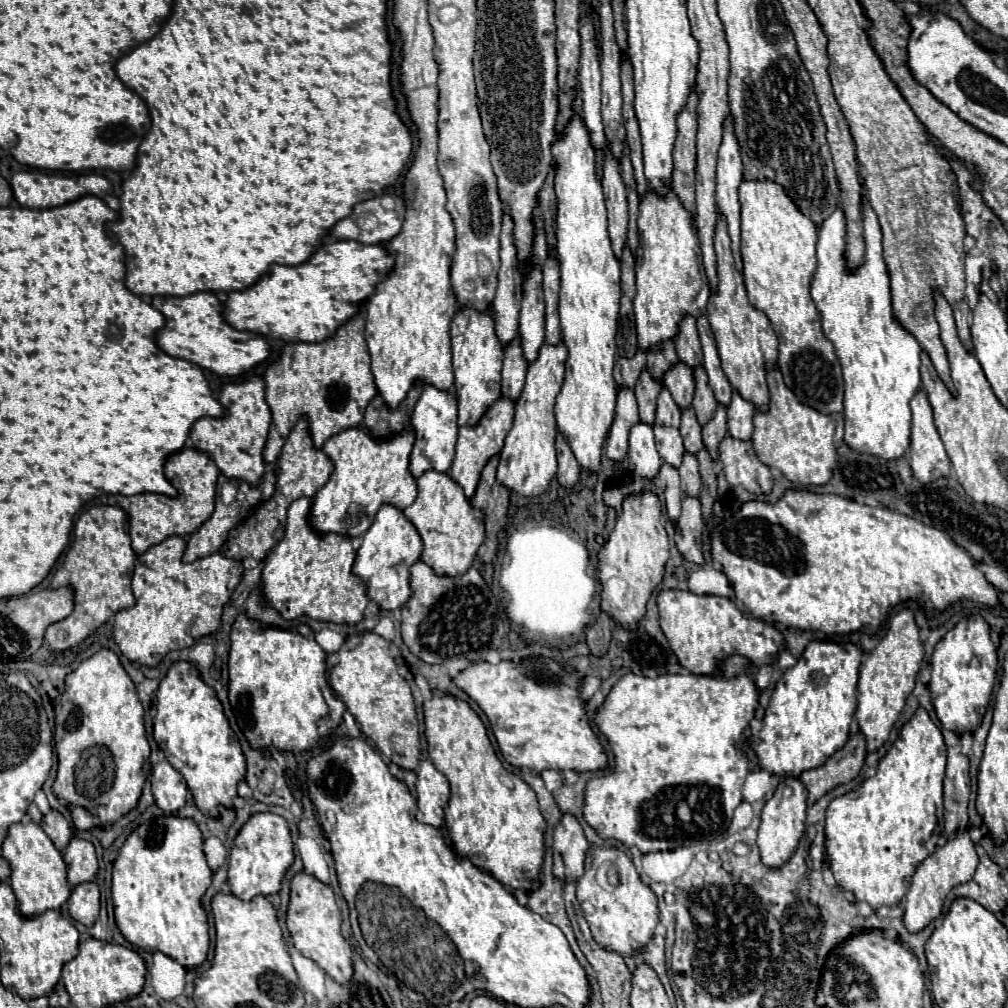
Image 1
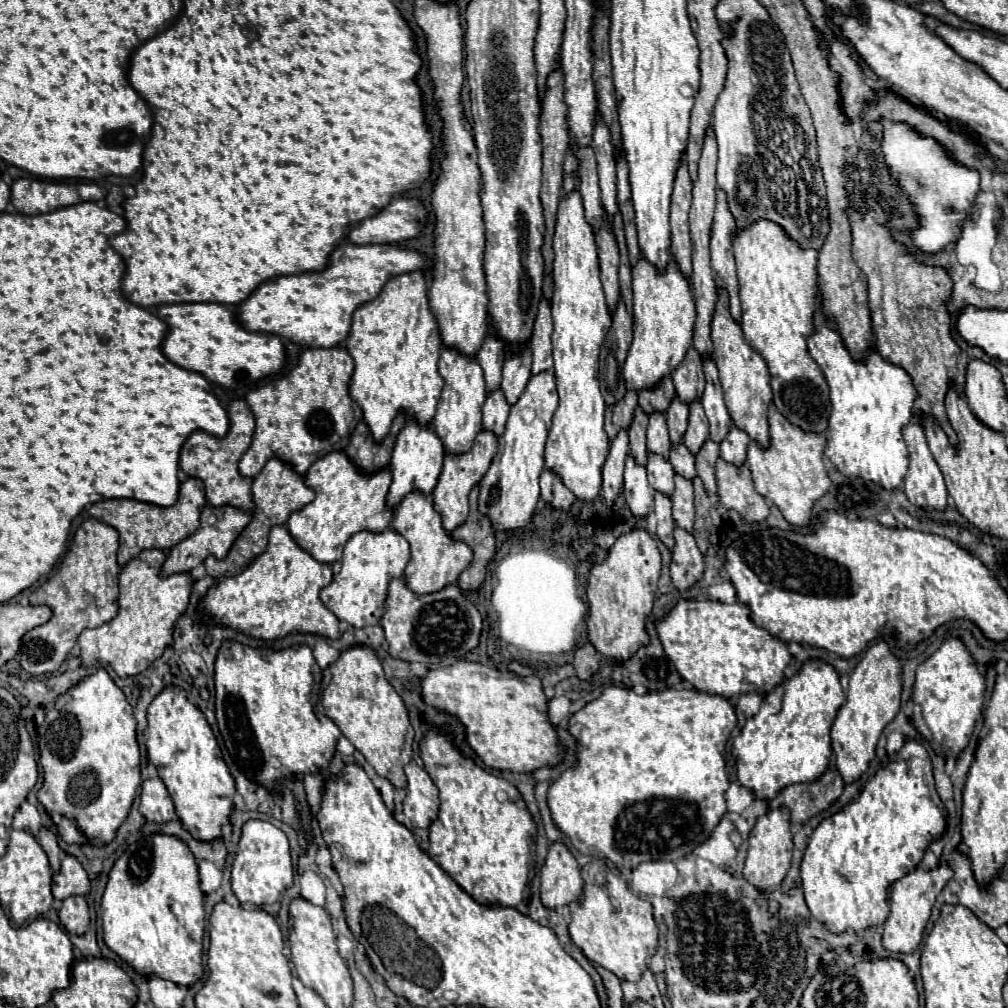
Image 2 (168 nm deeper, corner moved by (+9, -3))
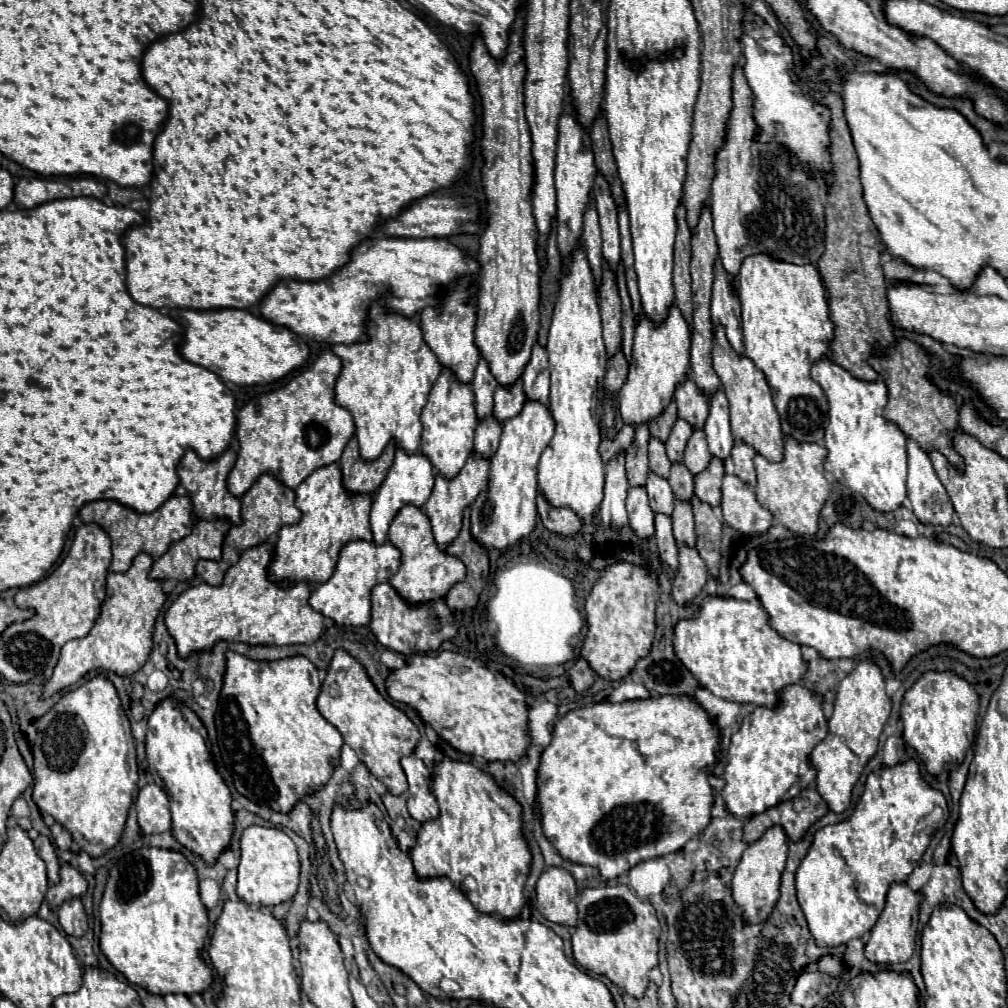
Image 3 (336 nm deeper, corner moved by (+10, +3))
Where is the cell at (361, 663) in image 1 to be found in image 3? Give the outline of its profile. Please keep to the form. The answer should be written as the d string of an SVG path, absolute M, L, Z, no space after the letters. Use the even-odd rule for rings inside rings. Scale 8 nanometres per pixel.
M336 650L326 680L317 698L320 714L340 730L344 742L358 754L366 768L386 784L392 794L404 794L408 784L400 766L402 756L410 756L420 738L414 722L394 704L390 704L370 682L366 668L346 650Z

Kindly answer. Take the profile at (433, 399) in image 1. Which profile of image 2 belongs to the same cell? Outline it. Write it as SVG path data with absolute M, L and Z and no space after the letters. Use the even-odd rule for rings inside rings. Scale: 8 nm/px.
M409 420L405 428L399 432L393 456L391 456L391 488L387 492L387 508L395 510L409 492L431 494L443 466L443 444L431 426L419 426L415 420Z

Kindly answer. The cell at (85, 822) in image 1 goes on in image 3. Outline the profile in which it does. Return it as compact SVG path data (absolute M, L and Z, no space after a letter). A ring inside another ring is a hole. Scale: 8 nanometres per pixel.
M56 822L50 830L52 830L54 842L56 842L56 846L58 846L60 850L70 850L70 848L72 848L72 842L74 842L74 840L72 840L72 834L70 834L62 824Z

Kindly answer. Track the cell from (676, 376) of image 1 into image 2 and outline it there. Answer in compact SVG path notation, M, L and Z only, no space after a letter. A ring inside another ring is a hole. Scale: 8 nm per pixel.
M675 398L665 414L667 418L667 428L669 428L669 438L671 438L671 444L681 444L683 442L683 434L685 434L685 428L687 428L687 420L689 420L689 408L679 400Z

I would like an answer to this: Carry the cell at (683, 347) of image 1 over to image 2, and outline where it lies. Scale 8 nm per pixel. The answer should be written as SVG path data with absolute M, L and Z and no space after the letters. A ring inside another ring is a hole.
M689 348L685 360L671 374L671 378L677 390L677 398L683 404L689 406L693 400L701 400L701 392L705 388L705 376L703 376L703 360L695 348Z

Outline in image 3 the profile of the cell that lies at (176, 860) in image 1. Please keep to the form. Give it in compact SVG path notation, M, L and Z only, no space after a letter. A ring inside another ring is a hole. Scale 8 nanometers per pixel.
M144 846L144 848L138 848L132 856L122 856L112 868L110 868L110 874L108 874L108 882L106 882L106 890L104 890L104 896L102 896L102 902L100 902L100 922L102 922L102 932L100 932L100 948L102 952L106 954L106 958L110 960L110 964L122 972L128 982L132 984L138 984L142 988L146 988L148 992L154 992L154 994L170 994L170 992L178 992L178 994L198 994L198 992L204 992L210 982L212 982L212 970L206 966L206 962L202 960L200 952L204 948L204 938L208 936L208 916L206 916L206 906L202 904L200 900L200 894L198 894L198 876L196 876L196 870L194 866L186 860L186 856L182 852L176 852L176 850L168 850L168 848L152 848L152 846Z

